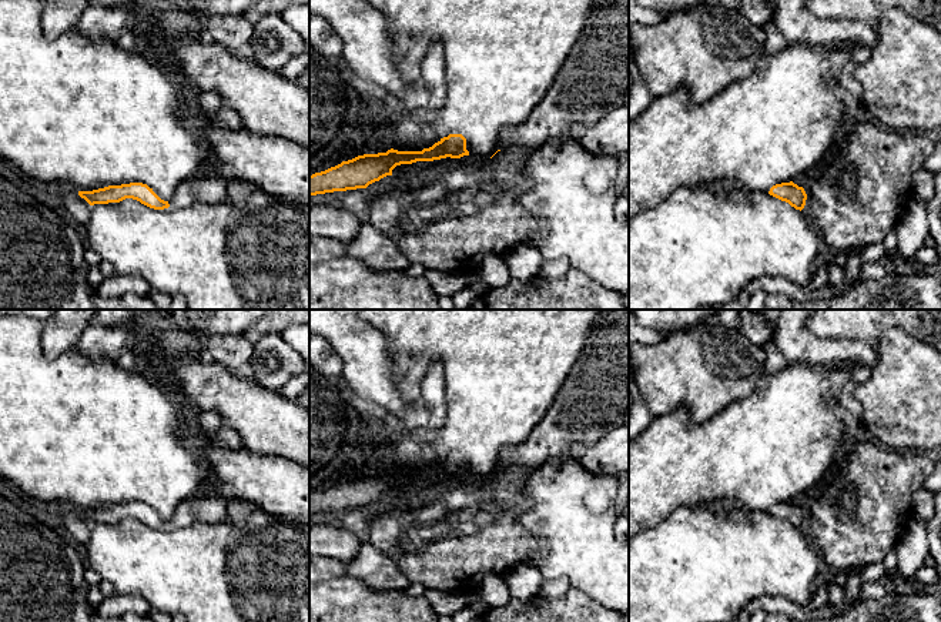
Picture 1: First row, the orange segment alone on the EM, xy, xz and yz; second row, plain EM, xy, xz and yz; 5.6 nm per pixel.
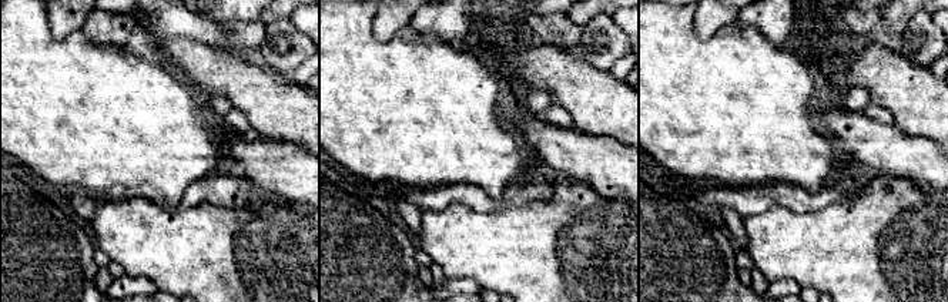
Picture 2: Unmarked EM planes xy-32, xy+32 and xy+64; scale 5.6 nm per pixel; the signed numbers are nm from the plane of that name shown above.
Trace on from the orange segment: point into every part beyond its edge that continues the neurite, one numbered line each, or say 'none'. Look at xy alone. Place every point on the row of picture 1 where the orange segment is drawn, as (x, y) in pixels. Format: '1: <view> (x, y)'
1: xy (213, 187)

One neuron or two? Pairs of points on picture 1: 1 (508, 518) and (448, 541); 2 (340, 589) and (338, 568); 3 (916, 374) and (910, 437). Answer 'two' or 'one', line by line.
1: one
2: two
3: one

